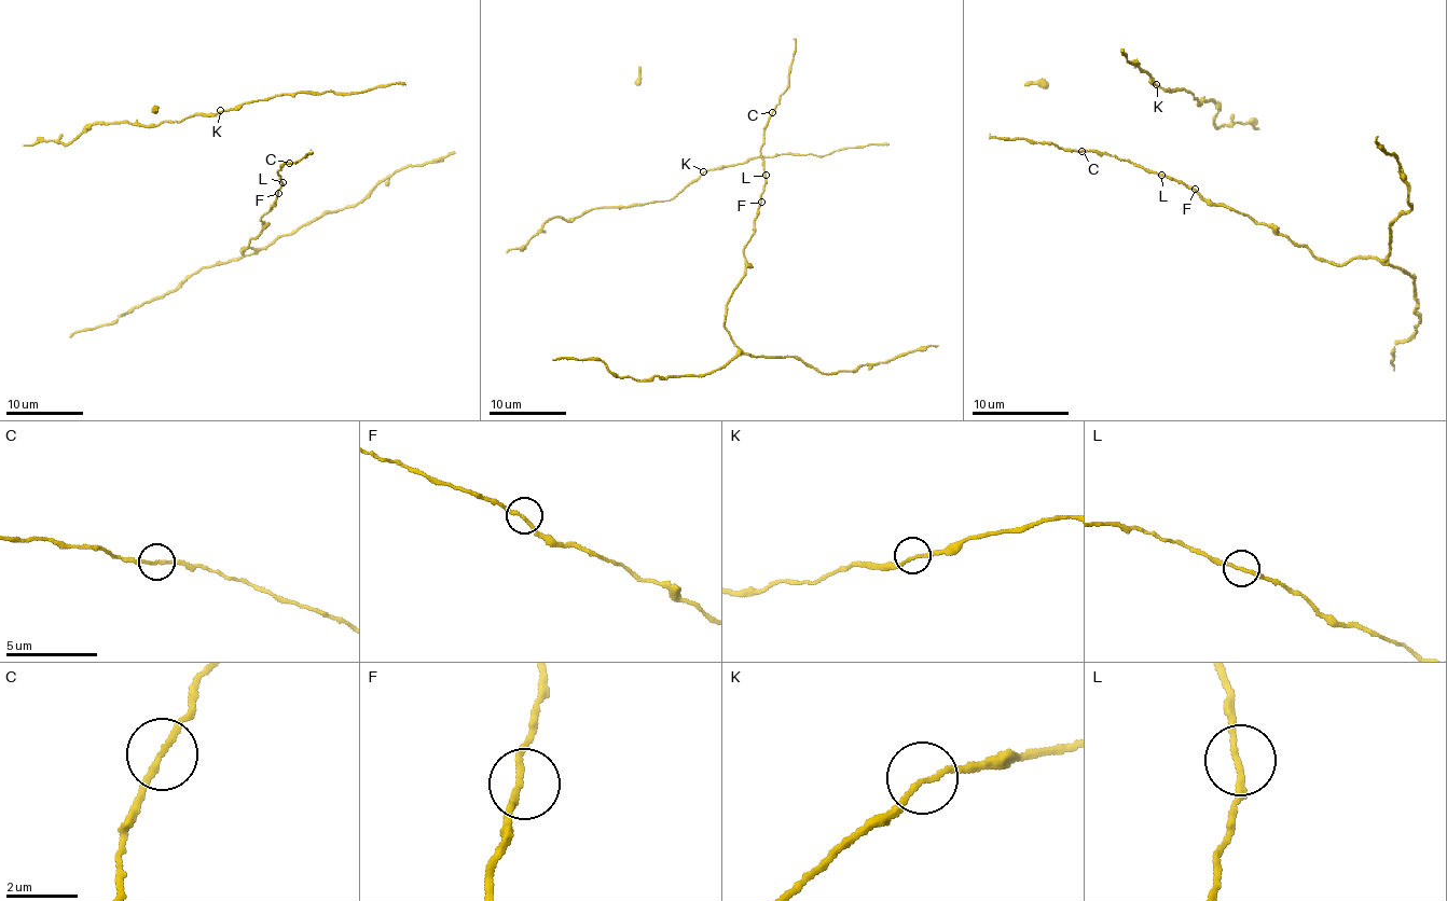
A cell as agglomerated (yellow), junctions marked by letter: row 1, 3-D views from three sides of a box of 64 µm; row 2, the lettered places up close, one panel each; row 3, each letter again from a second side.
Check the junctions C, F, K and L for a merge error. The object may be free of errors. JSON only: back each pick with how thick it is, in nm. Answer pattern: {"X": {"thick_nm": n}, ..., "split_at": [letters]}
{"split_at": []}

